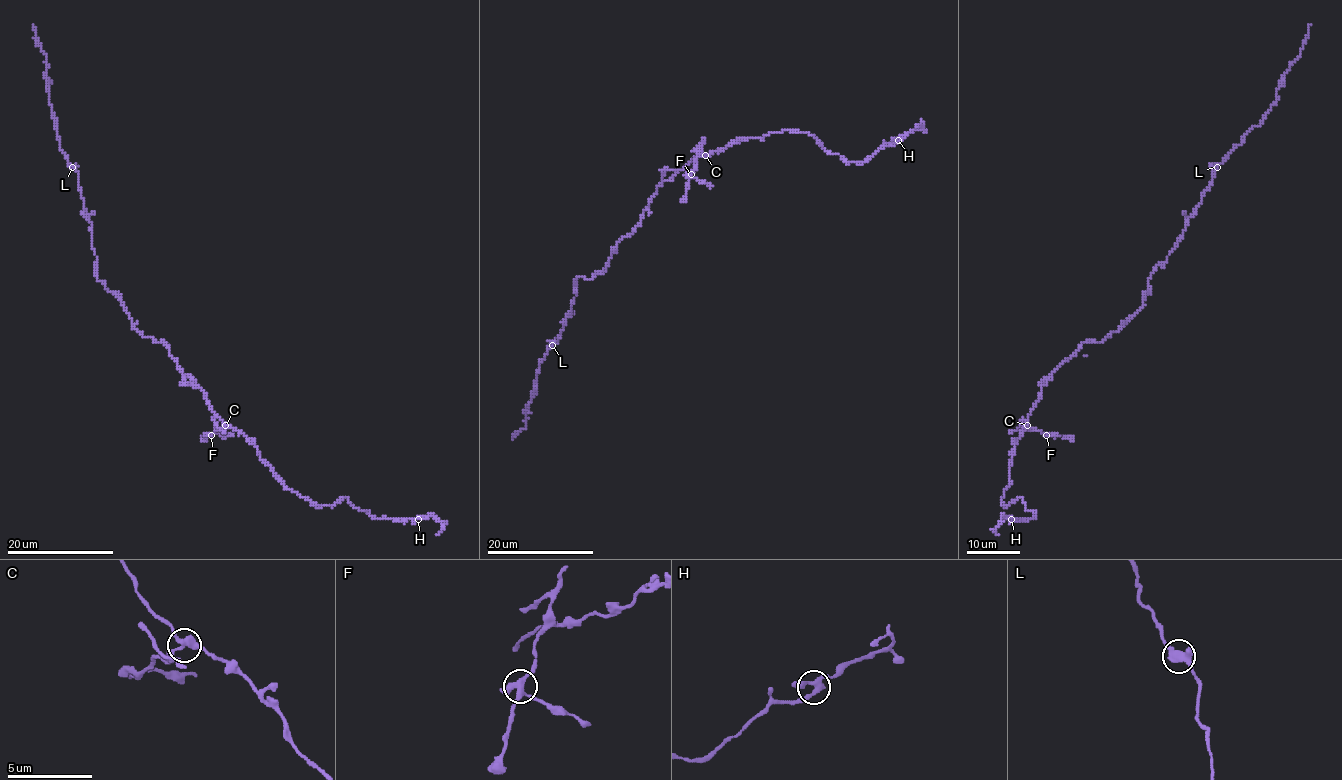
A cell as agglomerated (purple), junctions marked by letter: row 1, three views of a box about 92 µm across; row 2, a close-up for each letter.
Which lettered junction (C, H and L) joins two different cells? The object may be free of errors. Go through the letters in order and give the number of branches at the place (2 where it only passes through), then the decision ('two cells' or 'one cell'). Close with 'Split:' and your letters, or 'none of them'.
C: 3 | two cells
H: 3 | one cell
L: 3 | one cell
Split: C

